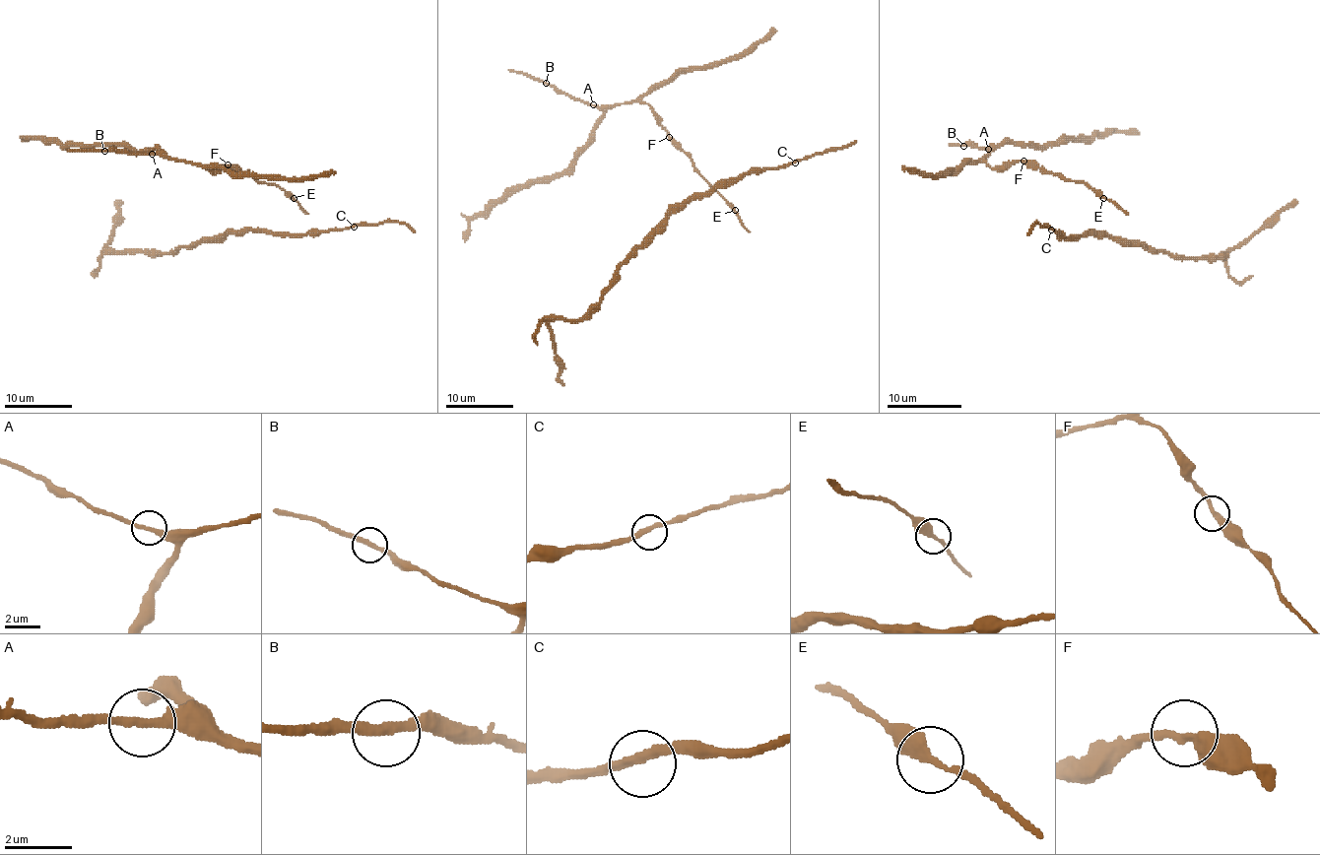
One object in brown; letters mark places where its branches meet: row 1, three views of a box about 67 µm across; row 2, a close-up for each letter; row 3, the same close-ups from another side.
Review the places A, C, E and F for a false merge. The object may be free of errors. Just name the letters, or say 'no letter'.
no letter

